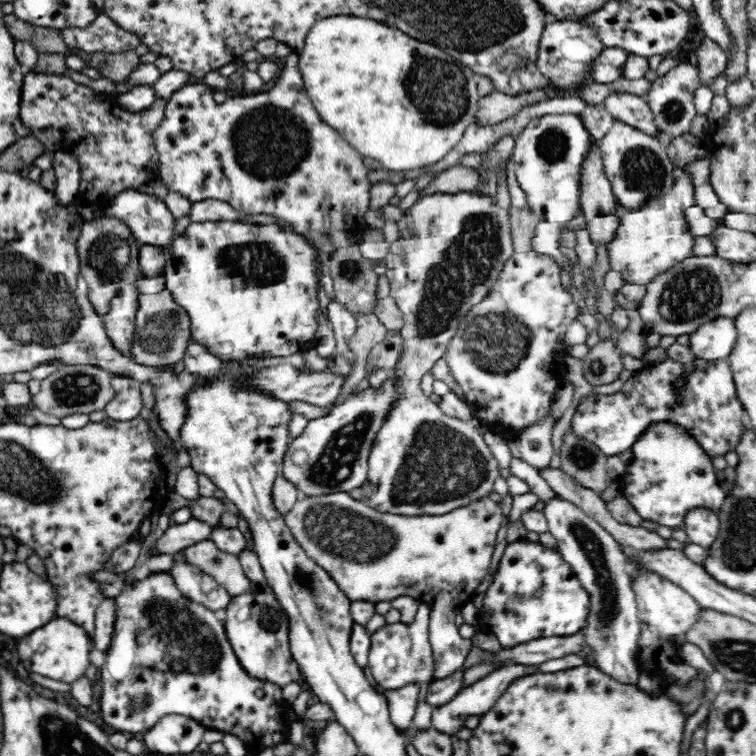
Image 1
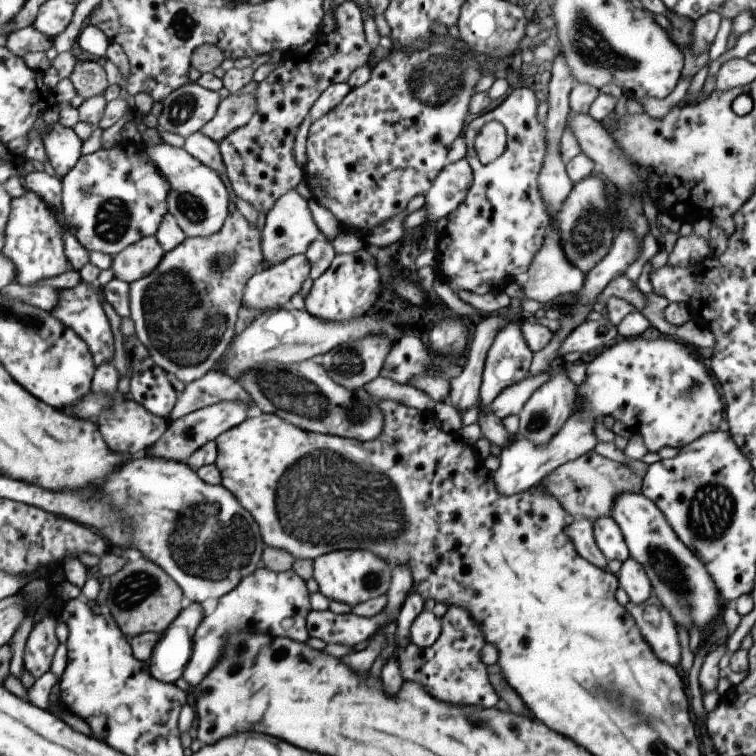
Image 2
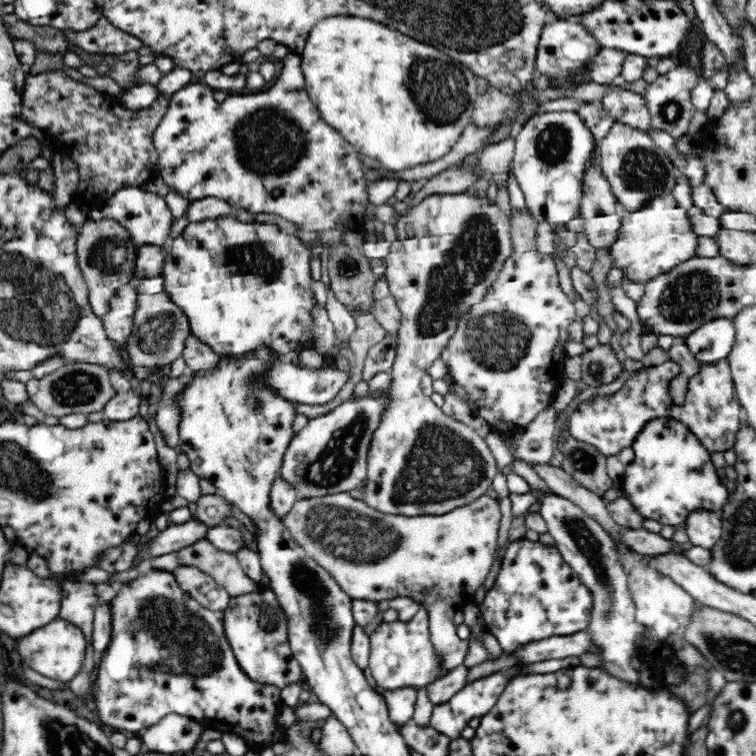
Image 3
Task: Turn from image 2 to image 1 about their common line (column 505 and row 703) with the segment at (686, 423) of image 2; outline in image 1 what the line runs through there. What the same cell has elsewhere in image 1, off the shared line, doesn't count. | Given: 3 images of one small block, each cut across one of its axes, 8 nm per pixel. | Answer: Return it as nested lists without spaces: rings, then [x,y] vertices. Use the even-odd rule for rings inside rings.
[[[518,663],[494,671],[485,678],[474,682],[474,684],[462,688],[446,704],[435,706],[432,711],[431,726],[455,738],[456,734],[465,727],[466,720],[470,716],[480,717],[482,714],[486,714],[498,702],[498,699],[506,691],[510,682],[514,682],[516,678],[522,678],[522,676],[528,676],[528,674],[534,673],[532,671],[532,665],[525,666],[524,664]]]

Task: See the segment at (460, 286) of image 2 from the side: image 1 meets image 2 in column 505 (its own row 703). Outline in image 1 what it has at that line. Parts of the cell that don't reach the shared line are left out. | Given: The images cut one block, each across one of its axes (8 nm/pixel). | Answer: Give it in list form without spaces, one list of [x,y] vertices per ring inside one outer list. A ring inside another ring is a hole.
[[[150,572],[146,578],[142,580],[134,580],[132,584],[124,586],[122,590],[113,598],[114,607],[114,625],[112,640],[109,647],[104,651],[104,663],[100,668],[100,675],[97,677],[98,681],[98,708],[100,708],[100,716],[105,724],[112,726],[118,732],[127,734],[133,733],[139,735],[142,732],[152,728],[161,718],[166,715],[182,715],[190,717],[206,729],[219,730],[222,733],[235,734],[245,743],[247,752],[253,752],[259,755],[264,748],[268,746],[275,746],[280,742],[287,741],[287,734],[289,725],[286,725],[281,718],[281,714],[292,706],[287,705],[282,699],[282,689],[272,683],[260,682],[252,679],[248,673],[240,666],[237,656],[227,639],[225,628],[222,620],[216,618],[214,612],[207,610],[204,606],[194,602],[190,597],[184,595],[182,591],[177,588],[174,578],[168,572]]]

